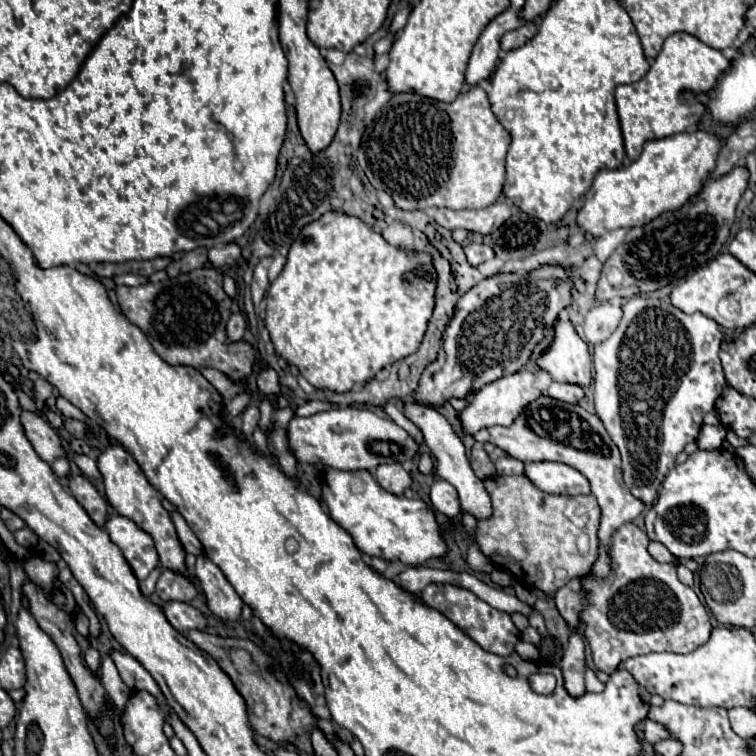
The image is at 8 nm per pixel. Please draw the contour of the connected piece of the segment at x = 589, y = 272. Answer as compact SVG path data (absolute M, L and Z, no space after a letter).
M588 257L584 261L584 265L580 267L580 277L588 283L588 285L596 285L600 279L600 271L602 271L602 263L596 257Z

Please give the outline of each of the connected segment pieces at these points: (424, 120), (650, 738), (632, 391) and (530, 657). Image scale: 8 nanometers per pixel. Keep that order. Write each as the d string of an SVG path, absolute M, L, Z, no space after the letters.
M470 87L452 103L422 97L414 91L400 95L400 111L380 111L362 135L358 163L370 183L388 191L404 211L450 207L480 209L504 201L506 151L510 133L492 113L482 87Z
M646 721L644 723L644 739L648 741L648 743L658 743L658 741L662 741L662 739L668 739L668 731L660 725L660 723L656 723L656 721Z
M632 297L632 299L628 299L624 303L622 311L624 311L622 321L620 321L618 329L612 333L612 337L594 347L594 407L596 407L596 415L600 417L600 421L604 423L606 431L608 431L608 435L612 437L612 441L620 449L620 455L622 455L622 479L624 479L626 489L636 499L640 499L644 505L652 505L652 501L658 495L658 487L662 485L668 471L676 465L676 455L680 451L684 451L686 443L696 441L696 437L700 433L700 427L702 427L704 415L714 409L714 401L722 393L722 389L726 385L724 371L722 371L722 365L720 365L720 359L718 359L718 349L720 349L720 343L722 343L722 331L720 331L720 325L716 321L712 321L710 317L706 317L702 313L686 315L678 307L674 307L670 301L660 301L660 299L652 299L652 297Z
M520 641L520 643L516 645L516 653L518 653L522 659L526 659L526 661L538 661L538 659L540 659L538 647L534 647L532 643L526 643L526 641Z

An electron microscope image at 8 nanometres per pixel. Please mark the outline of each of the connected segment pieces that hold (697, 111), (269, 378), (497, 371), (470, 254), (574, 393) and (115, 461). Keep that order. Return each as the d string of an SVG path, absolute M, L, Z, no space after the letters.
M688 33L670 35L664 41L660 55L652 61L650 71L640 81L616 87L616 107L626 155L634 161L646 141L694 129L706 111L706 105L700 99L714 89L718 77L728 67L730 61L722 51L708 47L698 37Z
M272 368L260 369L257 375L257 385L265 395L278 394L281 388L279 376Z
M542 265L528 275L498 273L480 281L458 301L456 313L444 331L438 359L422 373L418 401L440 407L450 397L468 397L474 385L504 377L504 365L516 365L516 371L520 371L552 321L570 303L572 269L560 265Z
M470 243L470 245L464 247L464 251L466 251L468 263L470 263L472 267L476 267L476 265L480 265L480 263L484 263L484 261L488 261L488 259L494 257L492 247L488 247L488 245L484 245L484 243Z
M550 383L548 395L564 403L578 403L586 395L586 391L574 383Z
M108 445L100 457L98 457L98 469L102 473L102 481L104 481L104 489L106 489L106 497L108 503L124 517L132 519L140 529L144 529L146 533L152 535L154 543L156 543L156 551L160 555L160 561L166 569L184 573L184 549L182 543L178 541L174 523L170 519L170 513L162 507L160 501L160 493L148 483L148 479L144 477L144 473L140 471L138 463L134 461L134 457L120 445Z

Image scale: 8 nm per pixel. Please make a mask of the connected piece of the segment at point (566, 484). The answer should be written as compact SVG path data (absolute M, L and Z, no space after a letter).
M538 461L526 463L524 475L542 491L546 493L564 493L564 495L580 495L590 493L588 479L564 463L552 461Z

